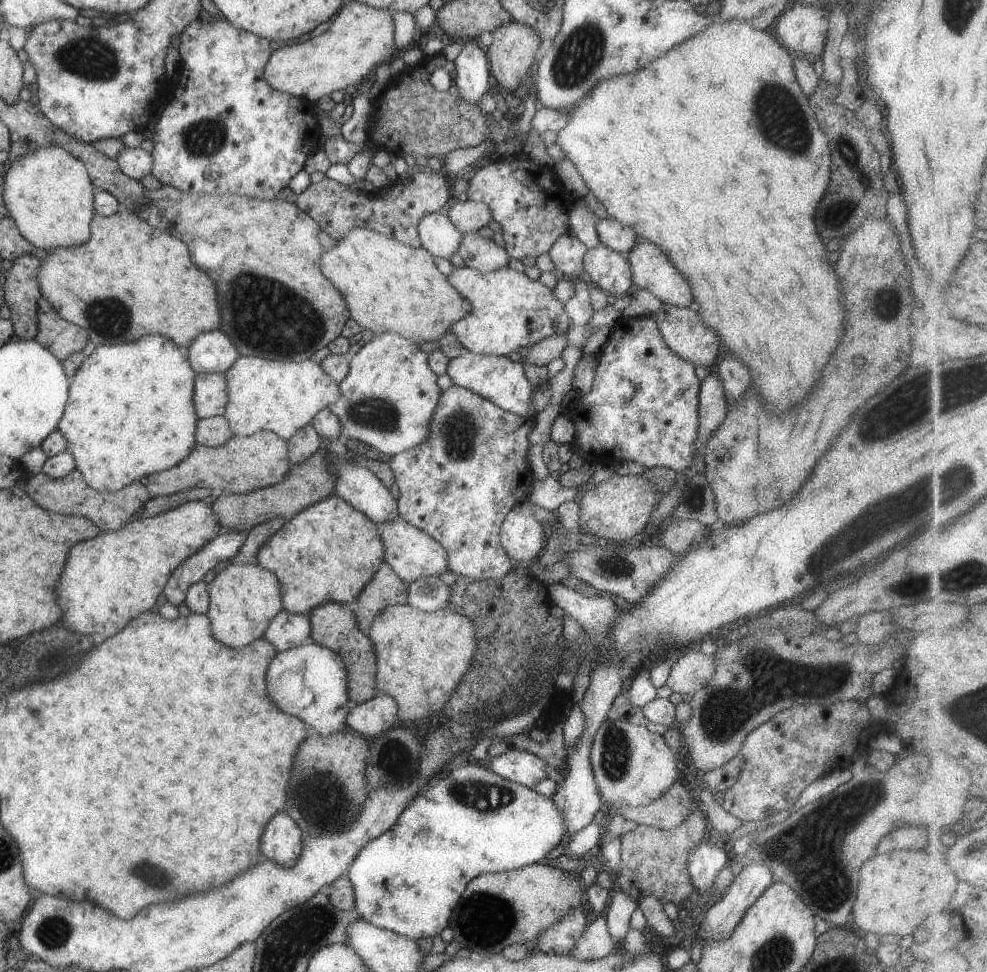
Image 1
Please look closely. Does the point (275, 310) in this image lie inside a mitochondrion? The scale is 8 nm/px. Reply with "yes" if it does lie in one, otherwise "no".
yes

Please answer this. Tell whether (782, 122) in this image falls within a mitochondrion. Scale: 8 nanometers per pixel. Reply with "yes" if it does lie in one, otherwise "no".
yes

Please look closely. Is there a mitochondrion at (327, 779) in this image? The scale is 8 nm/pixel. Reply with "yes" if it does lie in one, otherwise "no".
yes

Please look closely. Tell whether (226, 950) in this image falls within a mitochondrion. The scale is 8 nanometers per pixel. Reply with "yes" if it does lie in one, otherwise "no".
no

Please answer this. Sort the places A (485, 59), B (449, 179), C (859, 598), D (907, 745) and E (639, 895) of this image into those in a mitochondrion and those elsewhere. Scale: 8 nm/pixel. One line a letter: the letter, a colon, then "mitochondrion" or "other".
A: other
B: other
C: other
D: other
E: other

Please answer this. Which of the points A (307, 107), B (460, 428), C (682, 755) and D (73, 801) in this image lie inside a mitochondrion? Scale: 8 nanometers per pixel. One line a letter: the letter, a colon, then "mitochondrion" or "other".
A: other
B: mitochondrion
C: other
D: other

